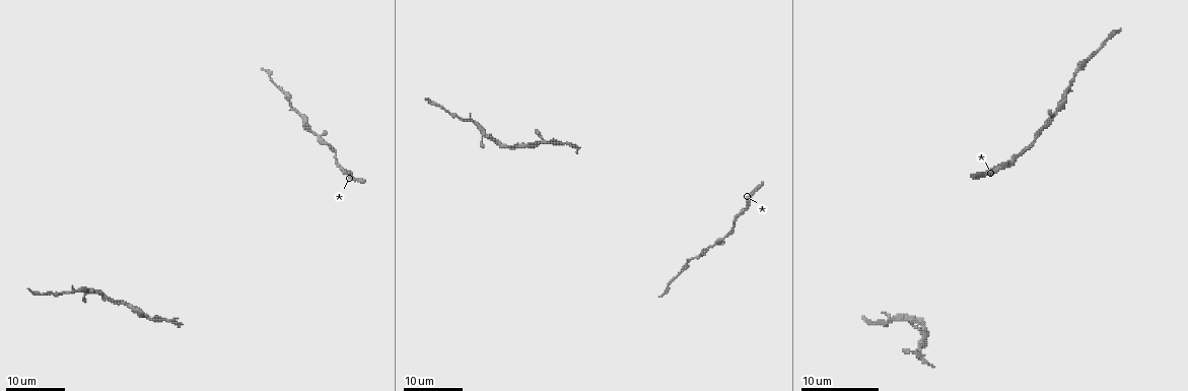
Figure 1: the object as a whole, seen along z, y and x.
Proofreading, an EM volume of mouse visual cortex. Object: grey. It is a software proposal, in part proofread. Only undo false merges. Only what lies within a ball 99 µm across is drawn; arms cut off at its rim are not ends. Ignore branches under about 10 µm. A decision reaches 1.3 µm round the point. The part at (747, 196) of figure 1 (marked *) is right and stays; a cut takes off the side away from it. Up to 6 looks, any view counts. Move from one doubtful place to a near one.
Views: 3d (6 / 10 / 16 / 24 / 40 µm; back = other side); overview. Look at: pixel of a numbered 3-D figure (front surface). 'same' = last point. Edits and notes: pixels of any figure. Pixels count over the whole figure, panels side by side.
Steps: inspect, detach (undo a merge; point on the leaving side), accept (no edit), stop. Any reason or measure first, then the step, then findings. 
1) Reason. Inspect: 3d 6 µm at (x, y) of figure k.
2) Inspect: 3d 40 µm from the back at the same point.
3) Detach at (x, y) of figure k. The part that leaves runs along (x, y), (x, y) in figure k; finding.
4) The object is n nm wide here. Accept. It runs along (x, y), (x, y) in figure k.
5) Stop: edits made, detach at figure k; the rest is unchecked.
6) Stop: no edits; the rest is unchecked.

Thin neck. Inspect: 3d 16 µm at (725, 234) of figure 1.

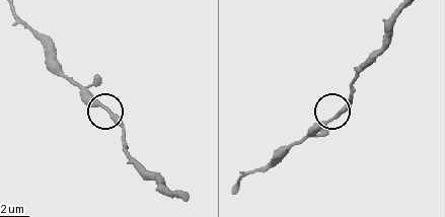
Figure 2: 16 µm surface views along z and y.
Inspect: 3d 10 µm at (107, 110) of figure 2.

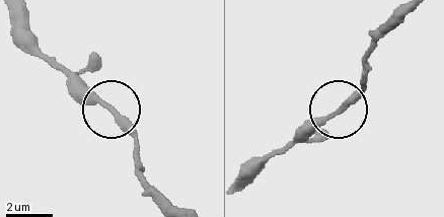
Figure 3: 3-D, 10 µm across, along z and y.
The object is 240 nm wide here. Accept. It runs along (166, 205), (147, 182), (131, 129), (75, 73) in figure 3; continuous, no second cell.

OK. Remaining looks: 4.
Calibre changes. Inspect: 3d 24 µm at (308, 128) of figure 1.

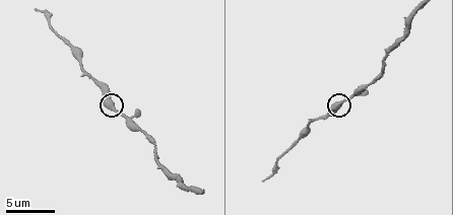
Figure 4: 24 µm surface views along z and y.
Zoom in. Inspect: 3d 10 µm at (114, 105) of figure 4.

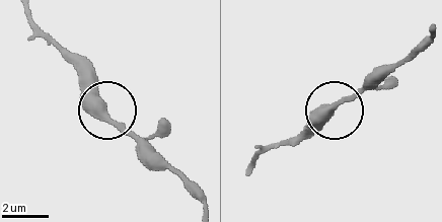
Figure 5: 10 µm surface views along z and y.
The object is 410 nm wide here. Accept. It runs along (204, 206), (114, 119), (80, 69) in figure 5; one cell here.

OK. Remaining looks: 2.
Calibre changes. Inspect: 3d 6 µm at (308, 125) of figure 4.

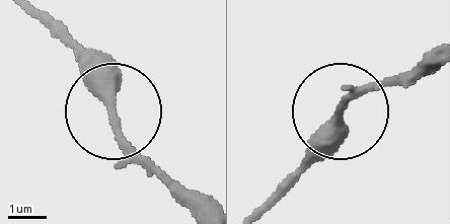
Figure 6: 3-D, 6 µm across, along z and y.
Other side. Inspect: 3d 6 µm from the back at (109, 102) of figure 6.

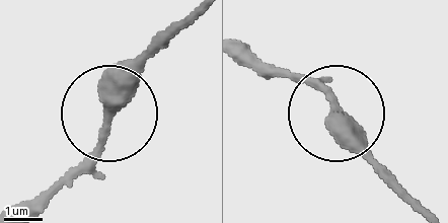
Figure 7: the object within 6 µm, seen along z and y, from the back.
Accept. It runs along (39, 204), (87, 155), (117, 88), (171, 32) in figure 7; continuous, no second cell.

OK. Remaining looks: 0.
Stop: no edits; the rest is unchecked.

